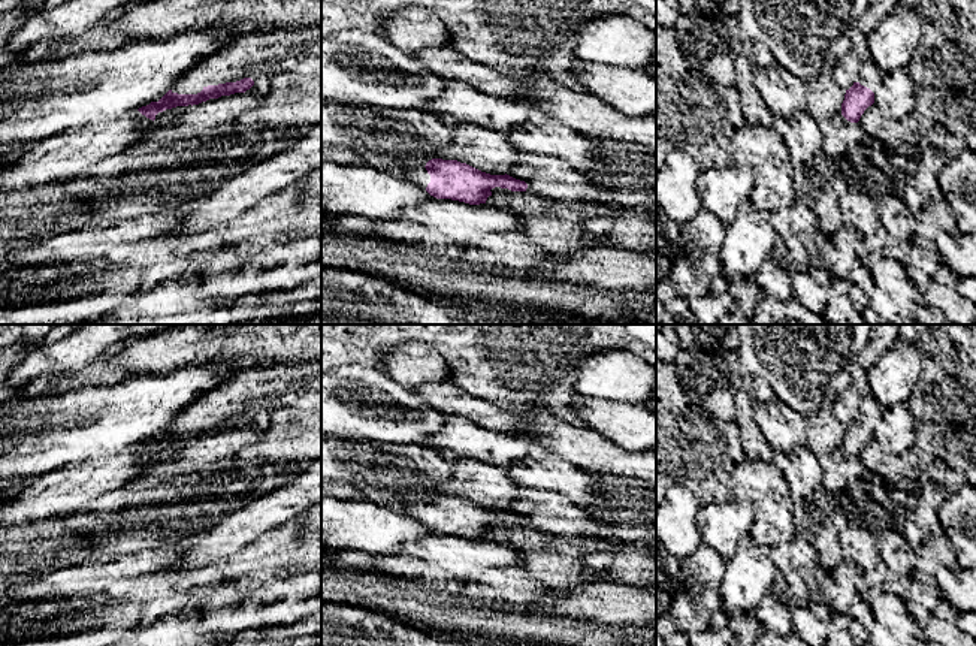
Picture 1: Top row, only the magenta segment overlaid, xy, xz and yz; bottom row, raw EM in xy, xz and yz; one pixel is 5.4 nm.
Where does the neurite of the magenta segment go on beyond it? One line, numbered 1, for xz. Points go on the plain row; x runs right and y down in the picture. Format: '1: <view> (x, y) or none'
1: none

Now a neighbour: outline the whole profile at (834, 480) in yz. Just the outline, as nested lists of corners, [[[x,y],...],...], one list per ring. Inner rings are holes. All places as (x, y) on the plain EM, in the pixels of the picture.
[[[837,449],[834,455],[819,456],[819,462],[824,470],[822,487],[834,495],[844,492],[852,480],[873,479],[858,458],[847,456],[841,449]]]

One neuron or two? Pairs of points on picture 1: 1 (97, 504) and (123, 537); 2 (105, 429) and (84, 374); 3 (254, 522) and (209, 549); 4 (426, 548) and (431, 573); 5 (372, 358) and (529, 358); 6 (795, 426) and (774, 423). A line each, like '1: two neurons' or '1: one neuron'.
1: one neuron
2: two neurons
3: one neuron
4: two neurons
5: one neuron
6: one neuron

